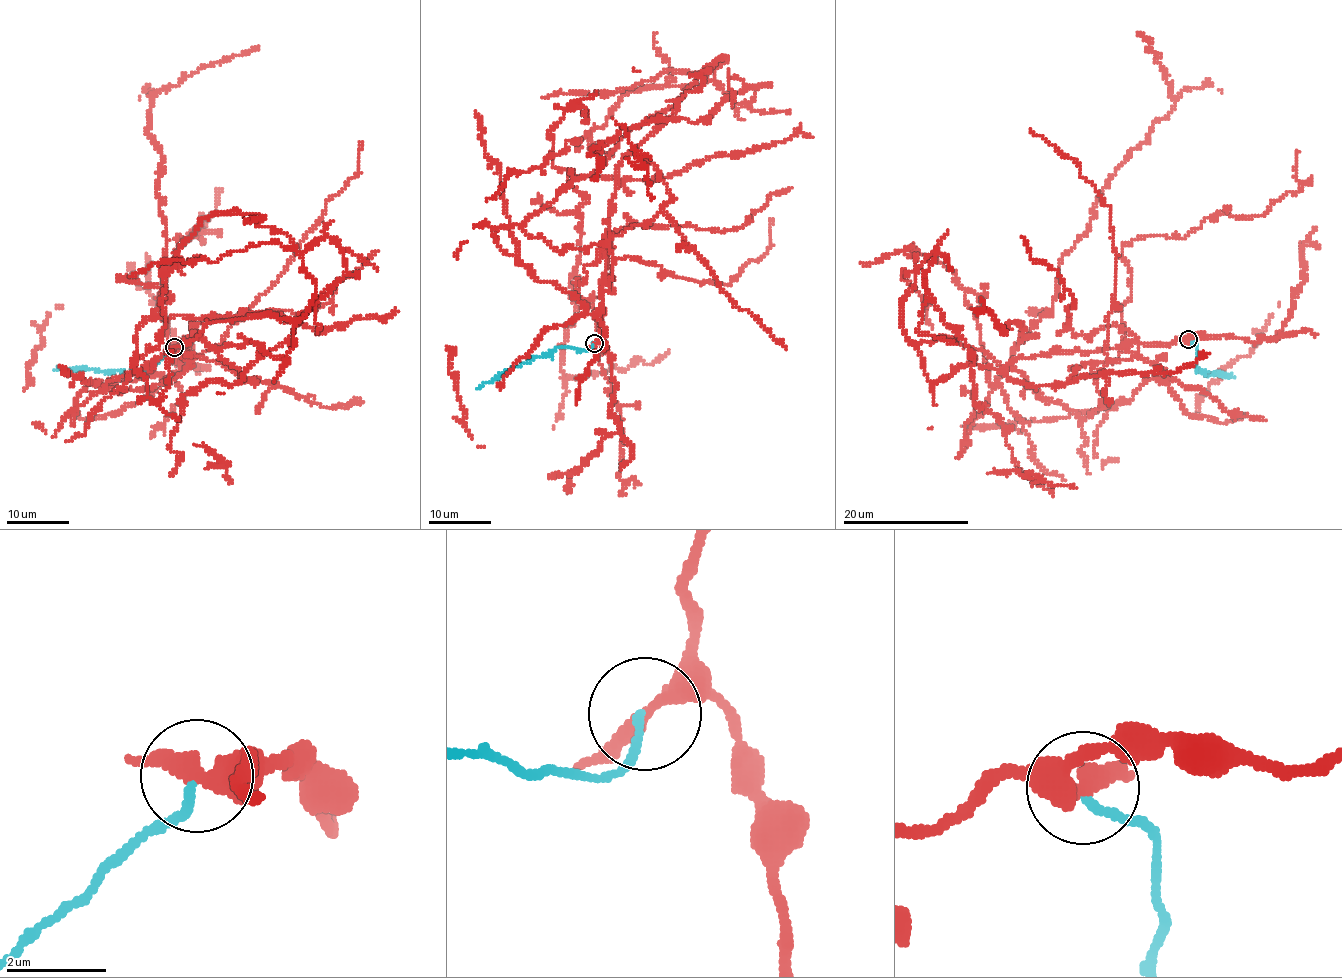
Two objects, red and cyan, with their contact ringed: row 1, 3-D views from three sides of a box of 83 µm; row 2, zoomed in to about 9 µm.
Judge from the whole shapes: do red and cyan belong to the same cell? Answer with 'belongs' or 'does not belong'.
does not belong

